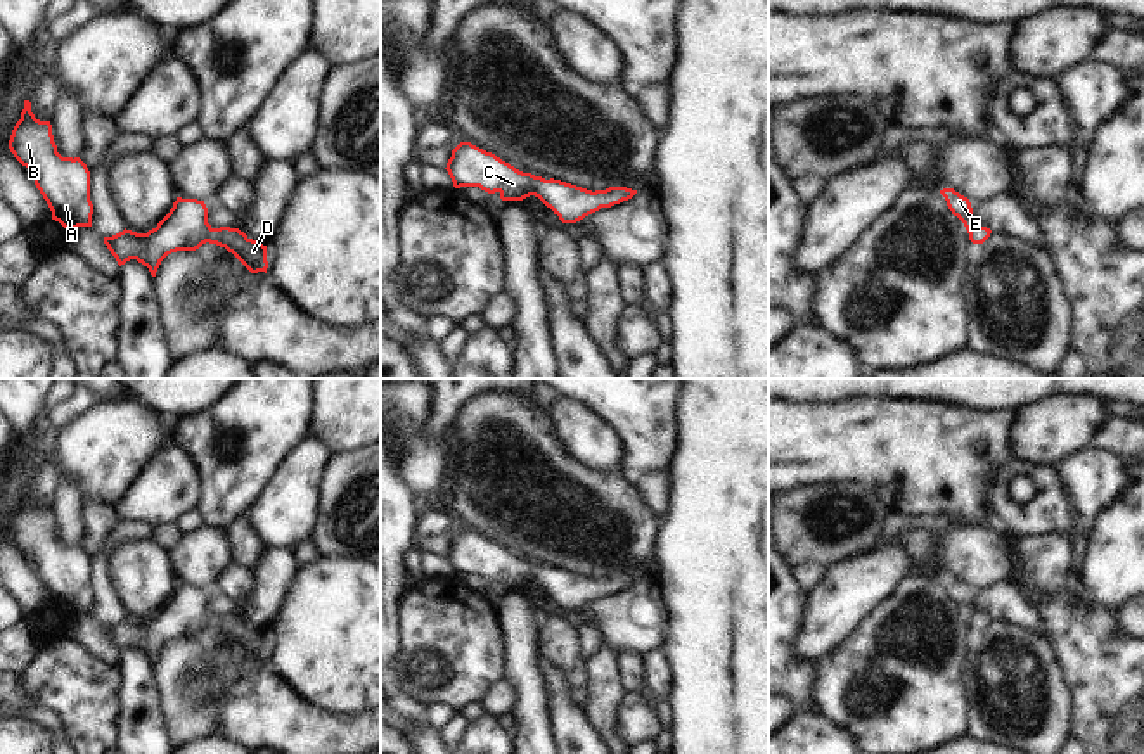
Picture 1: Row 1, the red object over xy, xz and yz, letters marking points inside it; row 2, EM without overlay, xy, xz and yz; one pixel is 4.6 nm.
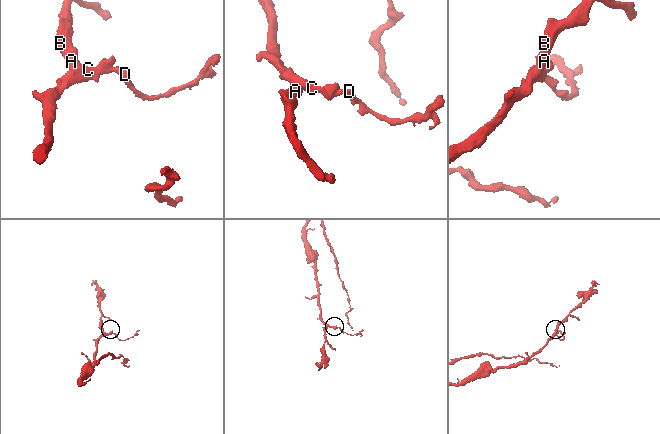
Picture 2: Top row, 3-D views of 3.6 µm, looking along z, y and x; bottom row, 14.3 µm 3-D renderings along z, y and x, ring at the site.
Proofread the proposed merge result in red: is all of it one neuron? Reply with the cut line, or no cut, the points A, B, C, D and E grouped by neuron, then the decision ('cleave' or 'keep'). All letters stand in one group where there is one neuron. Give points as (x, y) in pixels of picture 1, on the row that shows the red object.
no cut | A B C D E | keep

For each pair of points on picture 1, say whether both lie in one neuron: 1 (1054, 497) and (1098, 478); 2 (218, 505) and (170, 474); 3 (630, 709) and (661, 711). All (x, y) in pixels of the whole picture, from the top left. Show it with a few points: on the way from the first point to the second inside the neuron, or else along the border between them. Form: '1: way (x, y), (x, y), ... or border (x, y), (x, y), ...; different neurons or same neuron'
1: border (1054, 469), (1072, 504); different neurons
2: border (187, 455), (199, 481), (198, 507); different neurons
3: border (653, 709), (661, 730); different neurons

